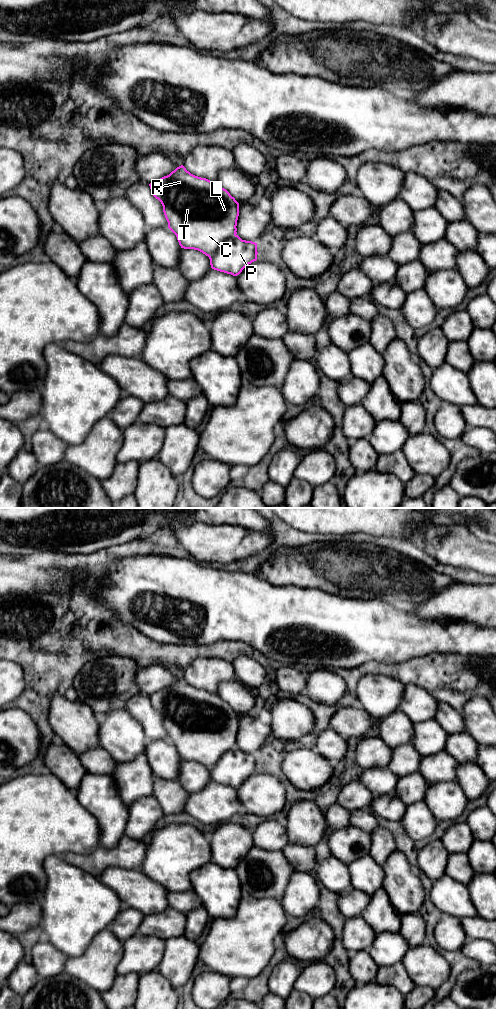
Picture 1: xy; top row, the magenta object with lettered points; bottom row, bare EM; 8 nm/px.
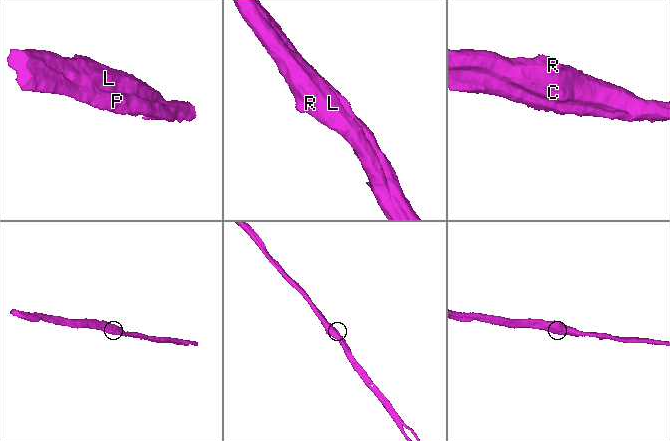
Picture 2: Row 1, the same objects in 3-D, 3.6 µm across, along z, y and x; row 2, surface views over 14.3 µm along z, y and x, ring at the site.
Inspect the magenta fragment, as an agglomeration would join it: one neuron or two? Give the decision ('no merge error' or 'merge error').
merge error

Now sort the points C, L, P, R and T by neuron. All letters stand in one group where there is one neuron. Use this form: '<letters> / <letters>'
C L R T / P

